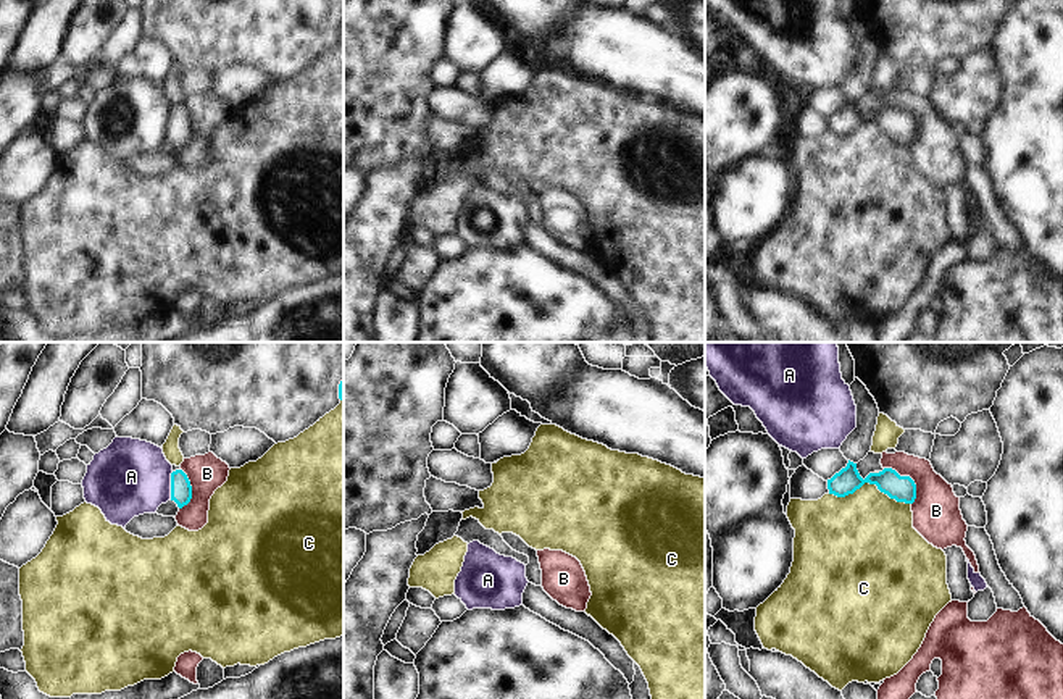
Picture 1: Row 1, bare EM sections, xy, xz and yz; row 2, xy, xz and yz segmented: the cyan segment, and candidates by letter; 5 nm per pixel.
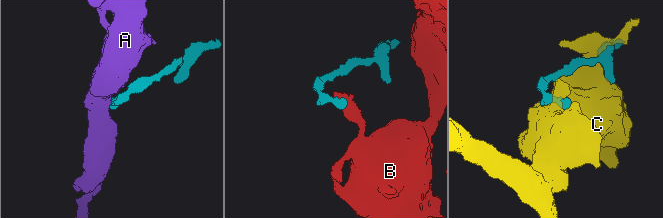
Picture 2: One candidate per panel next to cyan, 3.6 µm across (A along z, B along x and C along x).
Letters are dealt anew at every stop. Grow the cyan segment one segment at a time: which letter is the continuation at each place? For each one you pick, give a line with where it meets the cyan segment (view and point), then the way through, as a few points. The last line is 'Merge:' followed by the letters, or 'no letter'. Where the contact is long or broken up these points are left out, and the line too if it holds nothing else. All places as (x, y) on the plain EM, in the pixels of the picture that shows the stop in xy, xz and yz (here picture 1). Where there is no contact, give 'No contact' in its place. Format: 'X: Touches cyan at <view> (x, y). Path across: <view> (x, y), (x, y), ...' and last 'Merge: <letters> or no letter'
Merge: no letter.

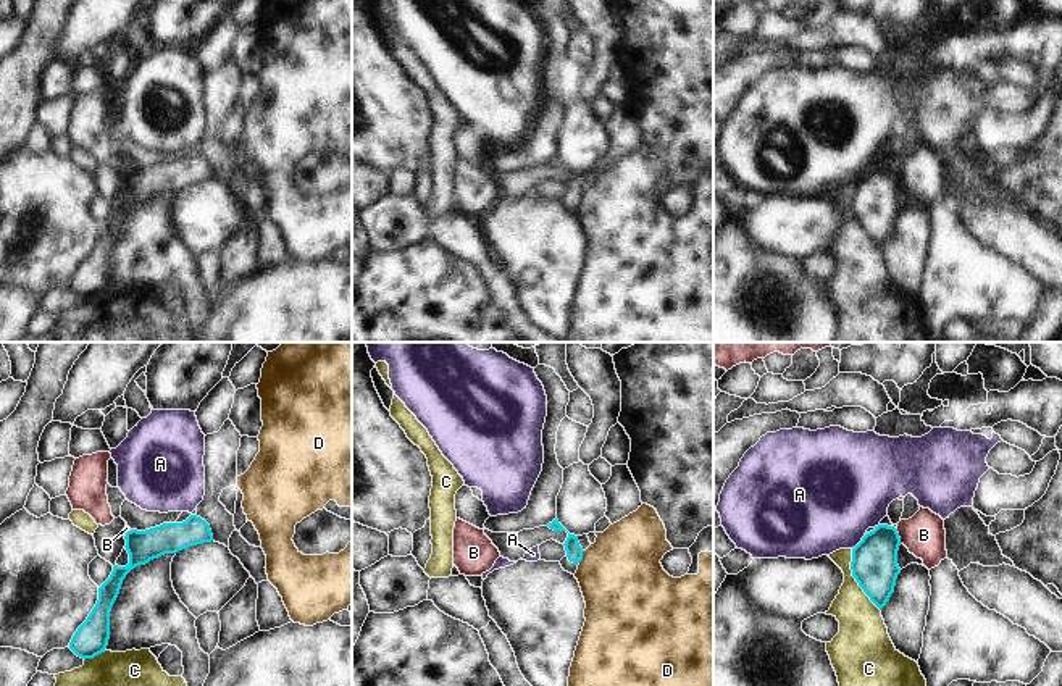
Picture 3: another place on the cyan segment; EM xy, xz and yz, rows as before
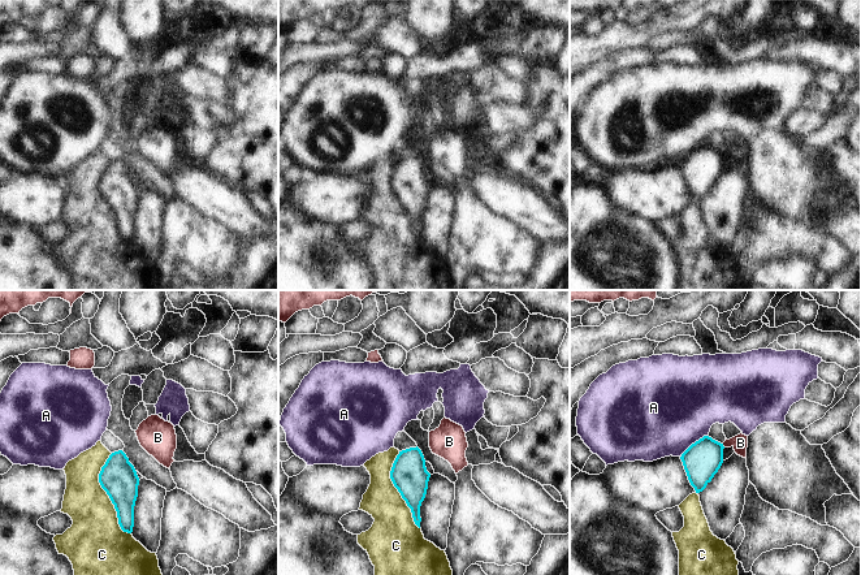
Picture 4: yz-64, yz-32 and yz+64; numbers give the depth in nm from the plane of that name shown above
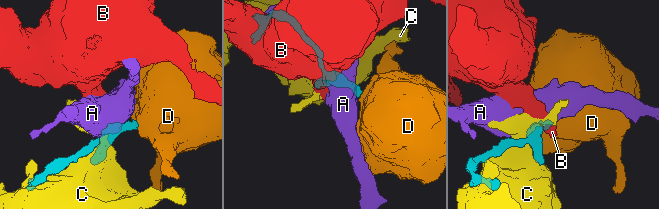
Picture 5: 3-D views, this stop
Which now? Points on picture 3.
Merge: no letter.

